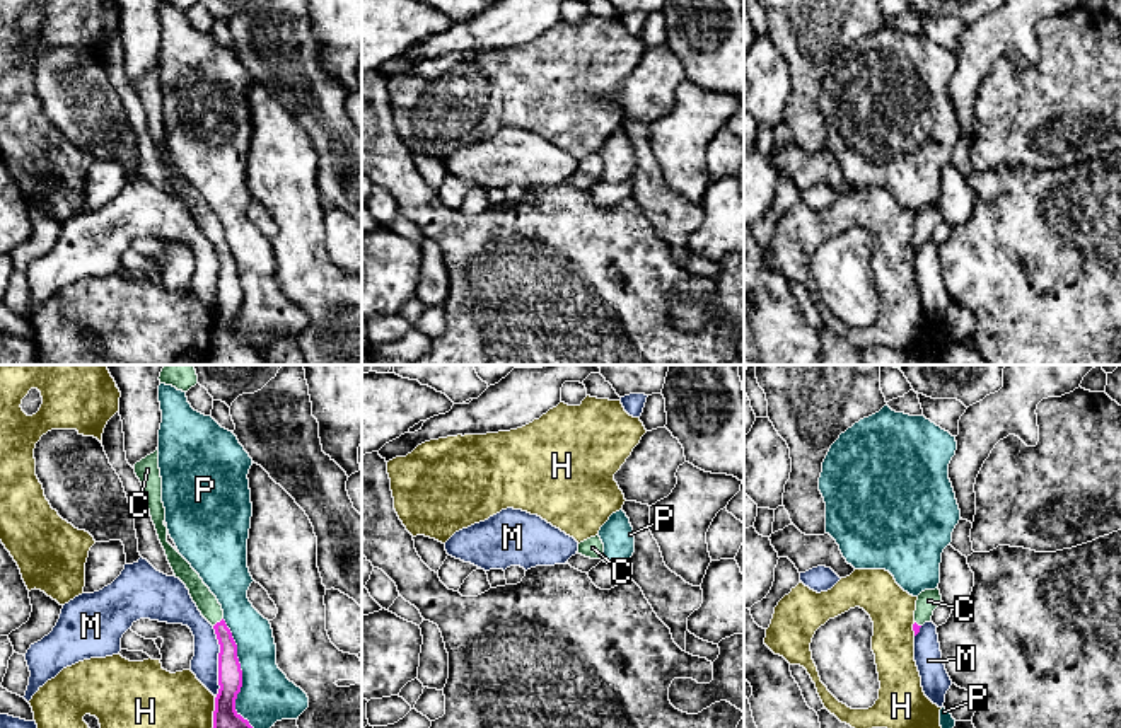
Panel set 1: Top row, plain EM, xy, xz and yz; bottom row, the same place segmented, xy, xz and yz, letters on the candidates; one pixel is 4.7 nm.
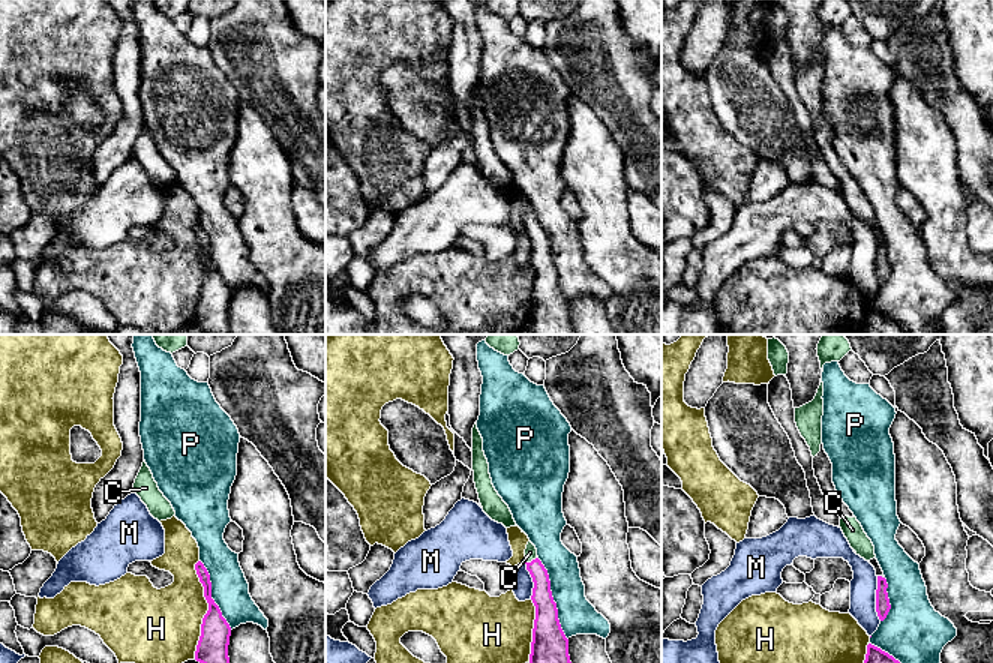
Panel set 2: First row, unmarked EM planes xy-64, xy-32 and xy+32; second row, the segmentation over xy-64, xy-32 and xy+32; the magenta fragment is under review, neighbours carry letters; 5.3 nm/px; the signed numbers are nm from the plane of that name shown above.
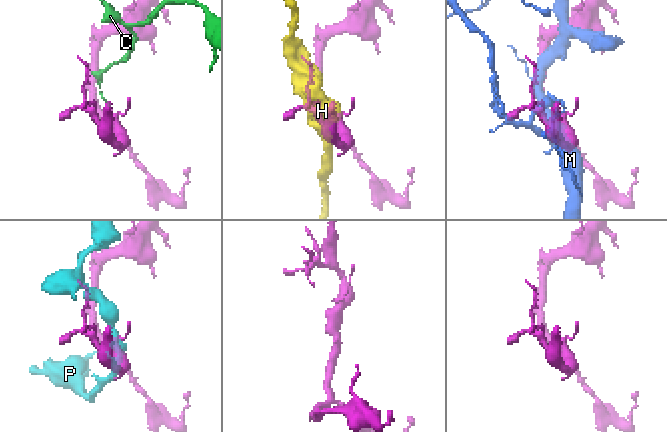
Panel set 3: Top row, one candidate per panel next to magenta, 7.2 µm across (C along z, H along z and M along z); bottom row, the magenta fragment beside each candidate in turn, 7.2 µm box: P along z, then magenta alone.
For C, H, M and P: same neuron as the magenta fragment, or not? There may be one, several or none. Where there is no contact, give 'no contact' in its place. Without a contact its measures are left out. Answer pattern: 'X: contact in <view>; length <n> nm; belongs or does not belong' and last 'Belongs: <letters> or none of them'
C: contact in xy; length 60 nm; belongs
H: contact in xy; length 220 nm; does not belong
M: contact in xy; length 340 nm; does not belong
P: contact in xy; length 600 nm; does not belong
Belongs: C

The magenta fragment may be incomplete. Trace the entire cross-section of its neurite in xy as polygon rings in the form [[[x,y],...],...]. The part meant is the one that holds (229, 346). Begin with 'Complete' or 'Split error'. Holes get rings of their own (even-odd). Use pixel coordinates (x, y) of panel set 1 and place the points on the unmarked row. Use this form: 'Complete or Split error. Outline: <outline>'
Split error. Outline: [[[159,65],[135,82],[135,92],[140,97],[148,119],[152,140],[159,159],[166,169],[167,179],[186,206],[201,234],[213,244],[218,271],[218,312],[215,315],[213,346],[210,365],[266,365],[264,358],[254,350],[247,338],[235,329],[235,317],[242,305],[242,288],[237,276],[237,263],[224,239],[224,228],[217,215],[203,201],[191,182],[167,160],[166,126],[162,121],[162,95],[159,87]]]

